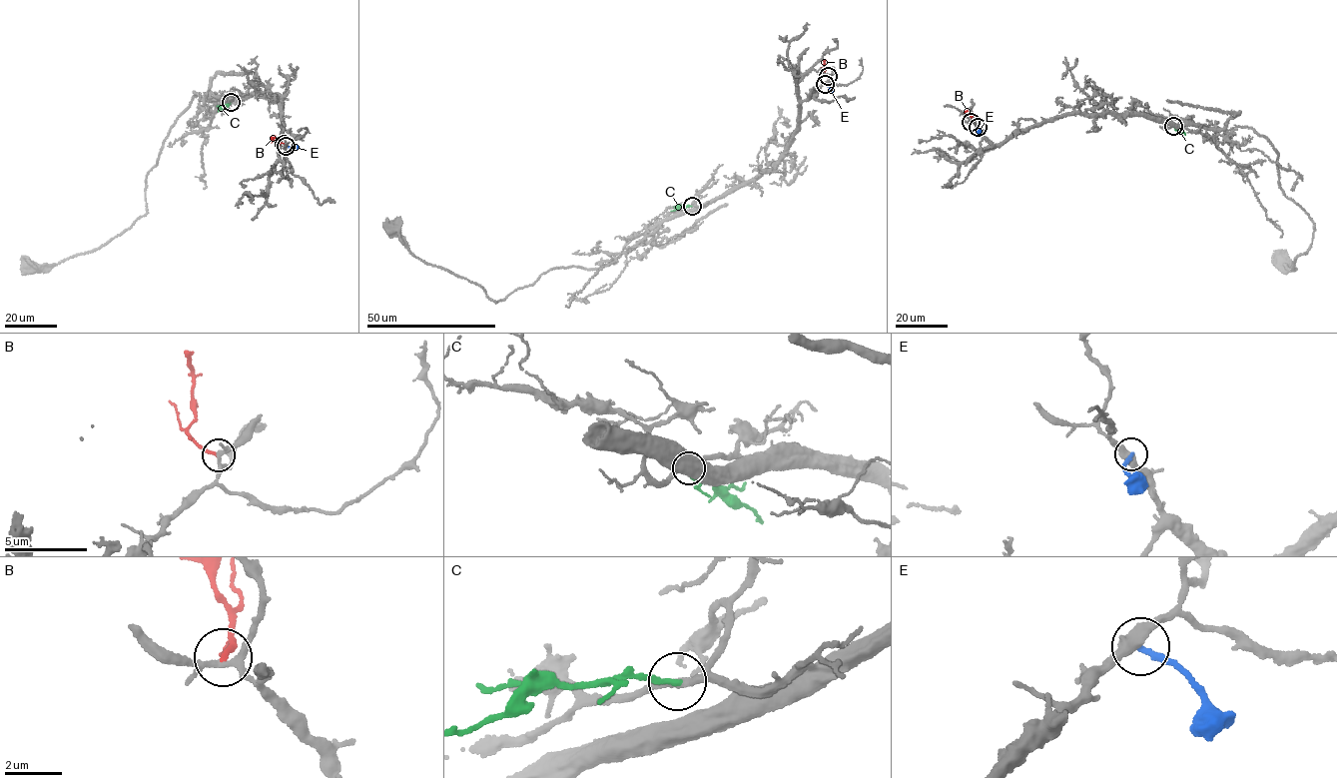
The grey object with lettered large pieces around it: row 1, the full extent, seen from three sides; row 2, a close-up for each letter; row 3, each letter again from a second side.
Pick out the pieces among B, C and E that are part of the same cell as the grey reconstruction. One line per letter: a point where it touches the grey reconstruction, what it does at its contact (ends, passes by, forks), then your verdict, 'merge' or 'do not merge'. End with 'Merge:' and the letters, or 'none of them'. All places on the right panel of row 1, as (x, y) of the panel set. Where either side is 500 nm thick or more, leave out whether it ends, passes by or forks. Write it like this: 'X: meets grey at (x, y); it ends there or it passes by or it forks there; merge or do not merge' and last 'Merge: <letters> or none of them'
B: meets grey at (971, 122); it ends there; do not merge
C: meets grey at (1173, 126); it ends there; merge
E: meets grey at (978, 127); it ends there; do not merge
Merge: C

